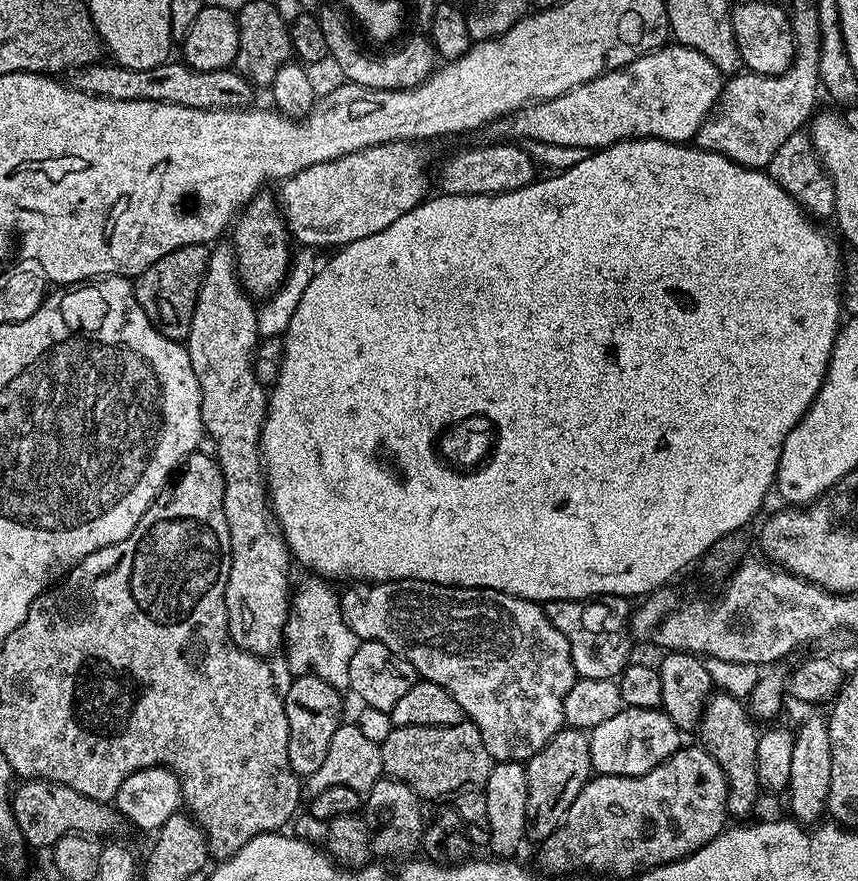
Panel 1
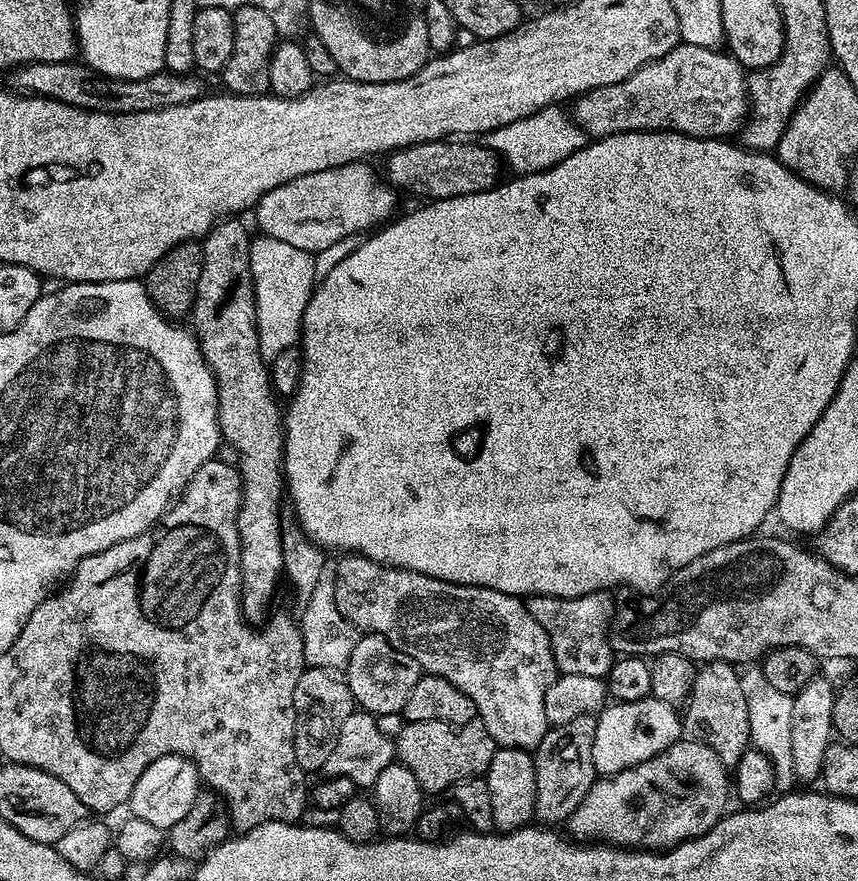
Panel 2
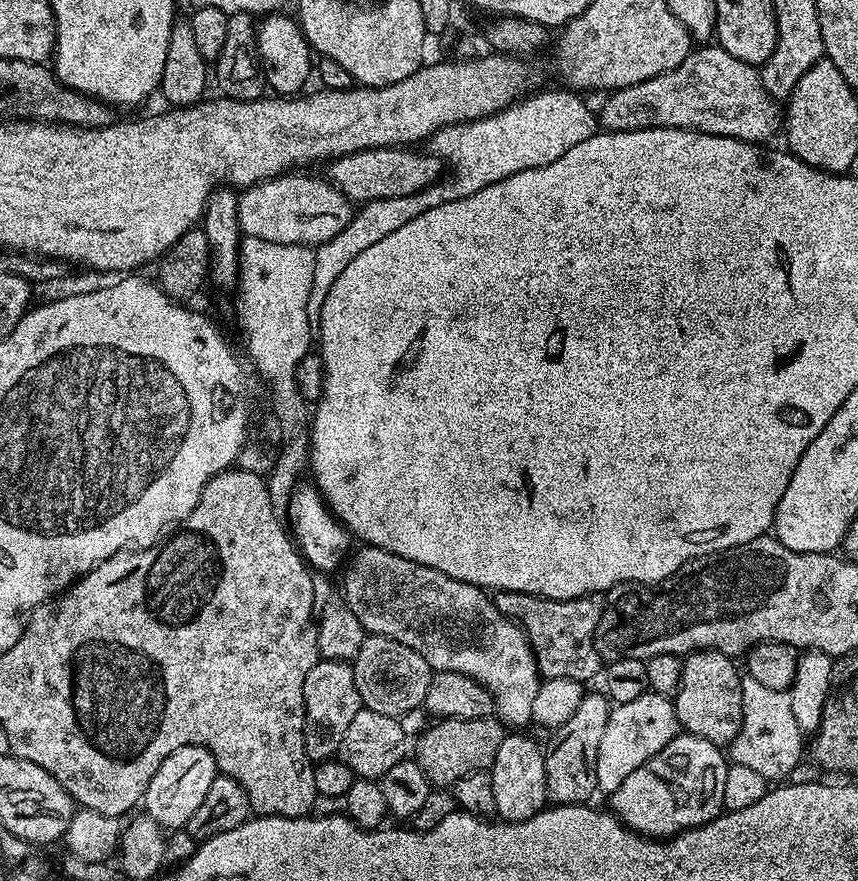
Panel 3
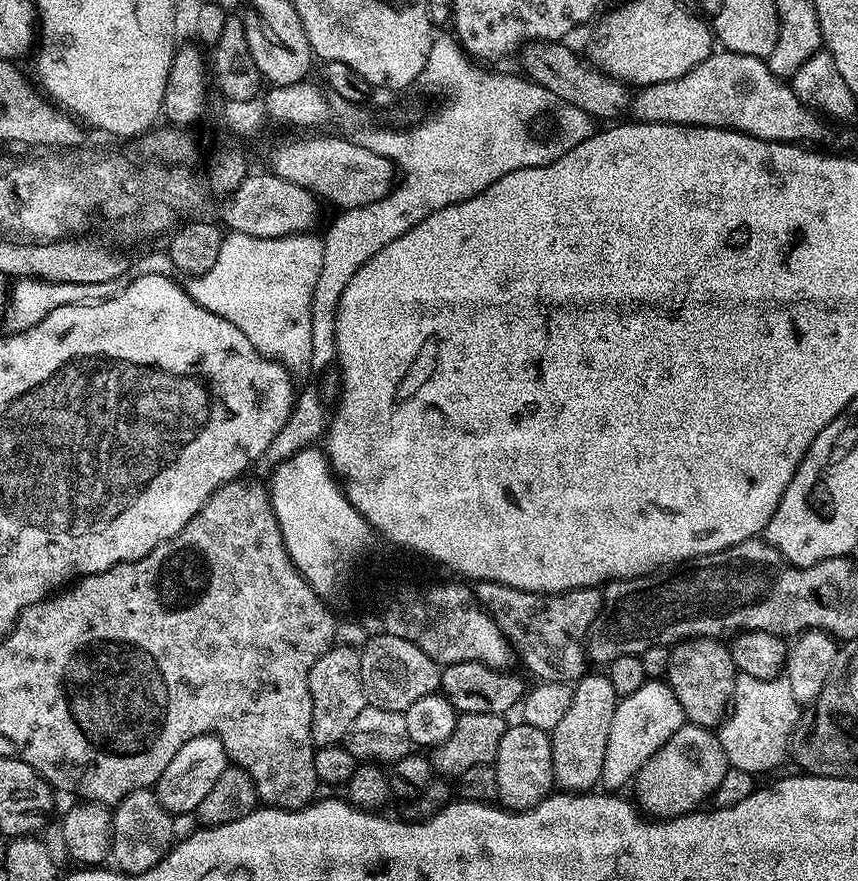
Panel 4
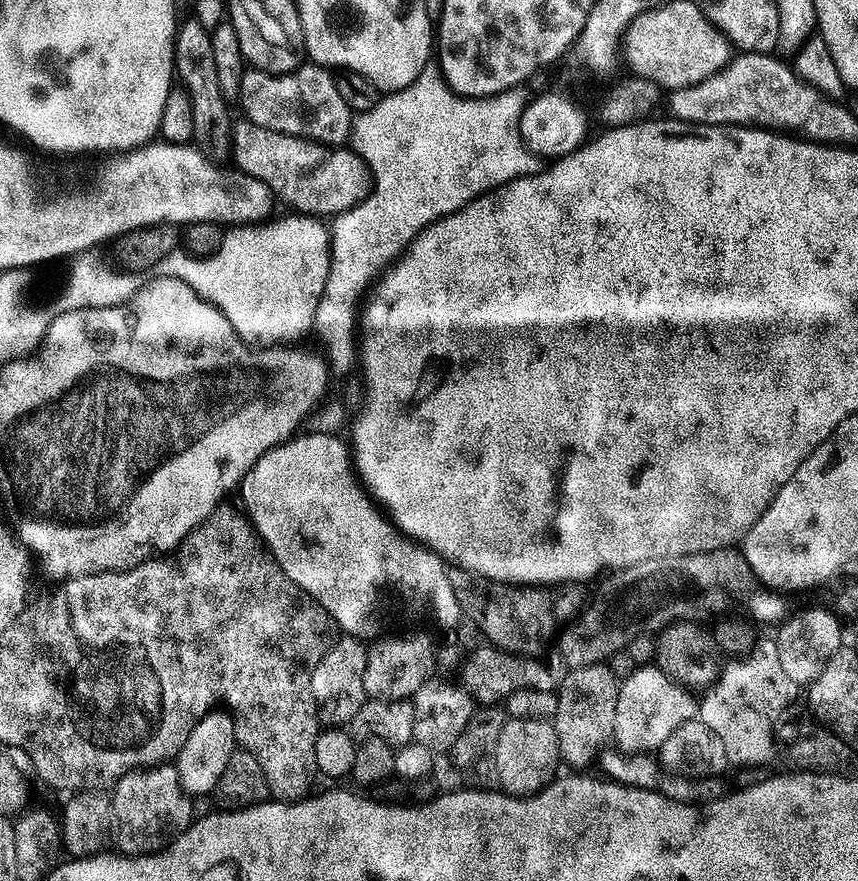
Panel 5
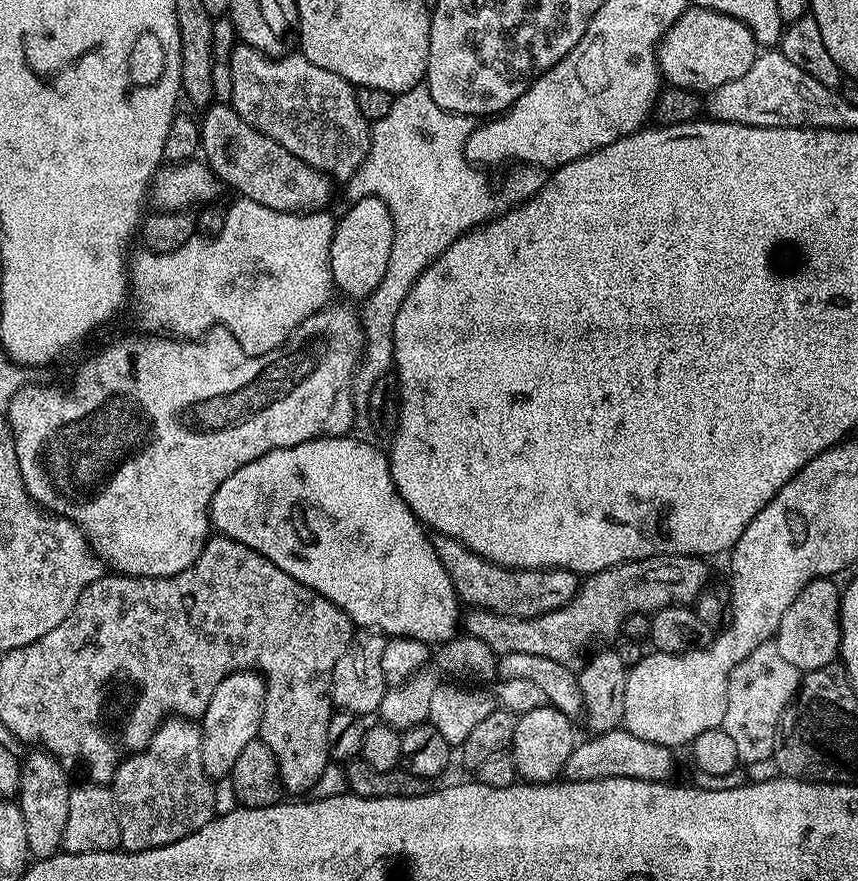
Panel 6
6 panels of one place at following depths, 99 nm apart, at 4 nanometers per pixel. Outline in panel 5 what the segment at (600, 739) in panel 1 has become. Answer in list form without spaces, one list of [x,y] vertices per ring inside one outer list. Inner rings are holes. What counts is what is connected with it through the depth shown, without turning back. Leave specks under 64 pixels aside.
[[[638,666],[620,680],[618,711],[614,718],[614,740],[623,752],[655,753],[686,722],[697,719],[698,700],[684,685],[671,680],[661,668]]]

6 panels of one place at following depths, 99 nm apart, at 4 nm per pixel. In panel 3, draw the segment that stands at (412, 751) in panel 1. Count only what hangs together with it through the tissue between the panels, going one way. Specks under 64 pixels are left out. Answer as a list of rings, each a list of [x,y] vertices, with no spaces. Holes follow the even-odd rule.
[[[440,718],[429,723],[427,728],[415,737],[414,759],[422,774],[426,774],[429,784],[436,788],[448,788],[466,774],[489,771],[495,756],[498,755],[498,746],[502,746],[505,735],[505,725],[496,718],[469,720]]]

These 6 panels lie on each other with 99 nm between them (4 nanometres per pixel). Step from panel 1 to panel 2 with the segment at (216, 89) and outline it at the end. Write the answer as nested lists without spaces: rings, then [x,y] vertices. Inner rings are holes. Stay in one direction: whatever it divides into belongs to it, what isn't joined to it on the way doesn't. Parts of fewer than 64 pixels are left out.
[[[54,62],[53,64],[25,64],[11,73],[12,80],[21,93],[44,96],[47,100],[57,100],[75,108],[85,108],[91,112],[149,112],[194,102],[205,95],[206,88],[196,74],[161,70],[146,78],[137,80],[112,80],[89,68],[83,62]]]

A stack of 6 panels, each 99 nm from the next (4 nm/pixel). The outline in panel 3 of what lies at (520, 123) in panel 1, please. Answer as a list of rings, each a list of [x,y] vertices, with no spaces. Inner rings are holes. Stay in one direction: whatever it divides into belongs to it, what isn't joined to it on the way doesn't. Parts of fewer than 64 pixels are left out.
[[[713,46],[697,47],[677,68],[646,78],[634,86],[617,88],[601,108],[598,108],[598,124],[610,132],[629,132],[643,128],[685,128],[691,132],[705,132],[715,136],[729,136],[735,140],[768,142],[782,128],[782,112],[777,101],[764,89],[760,73],[755,67],[730,54],[724,48]]]

